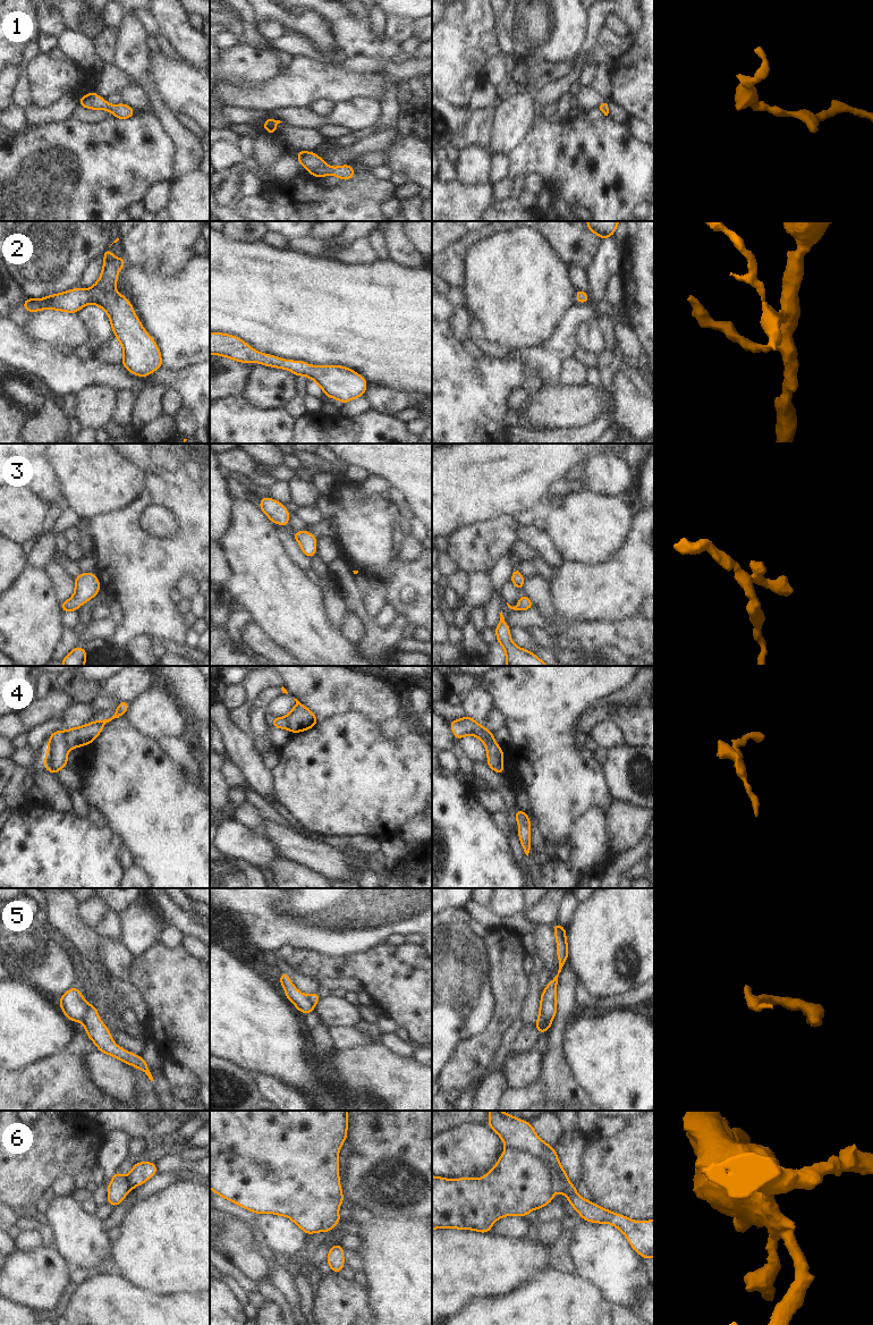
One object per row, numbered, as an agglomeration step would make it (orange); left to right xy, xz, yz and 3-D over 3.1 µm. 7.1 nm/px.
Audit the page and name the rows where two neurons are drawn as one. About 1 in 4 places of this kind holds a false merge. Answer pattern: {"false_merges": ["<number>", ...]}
{"false_merges": ["4", "5"]}

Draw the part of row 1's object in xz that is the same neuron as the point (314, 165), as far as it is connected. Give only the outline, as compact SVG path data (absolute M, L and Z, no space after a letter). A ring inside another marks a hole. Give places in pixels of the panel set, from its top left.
M298 151L296 152L299 164L303 166L307 172L315 178L333 175L341 180L349 180L354 177L355 170L351 164L342 164L339 167L330 167L324 160L314 152Z

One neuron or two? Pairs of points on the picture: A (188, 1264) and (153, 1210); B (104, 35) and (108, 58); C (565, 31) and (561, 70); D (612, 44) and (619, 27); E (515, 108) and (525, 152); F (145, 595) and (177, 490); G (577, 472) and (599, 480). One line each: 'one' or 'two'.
A: one
B: one
C: two
D: two
E: two
F: one
G: two

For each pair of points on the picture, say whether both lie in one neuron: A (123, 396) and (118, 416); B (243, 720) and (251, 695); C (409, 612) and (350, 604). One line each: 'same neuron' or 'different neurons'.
A: same neuron
B: same neuron
C: different neurons

